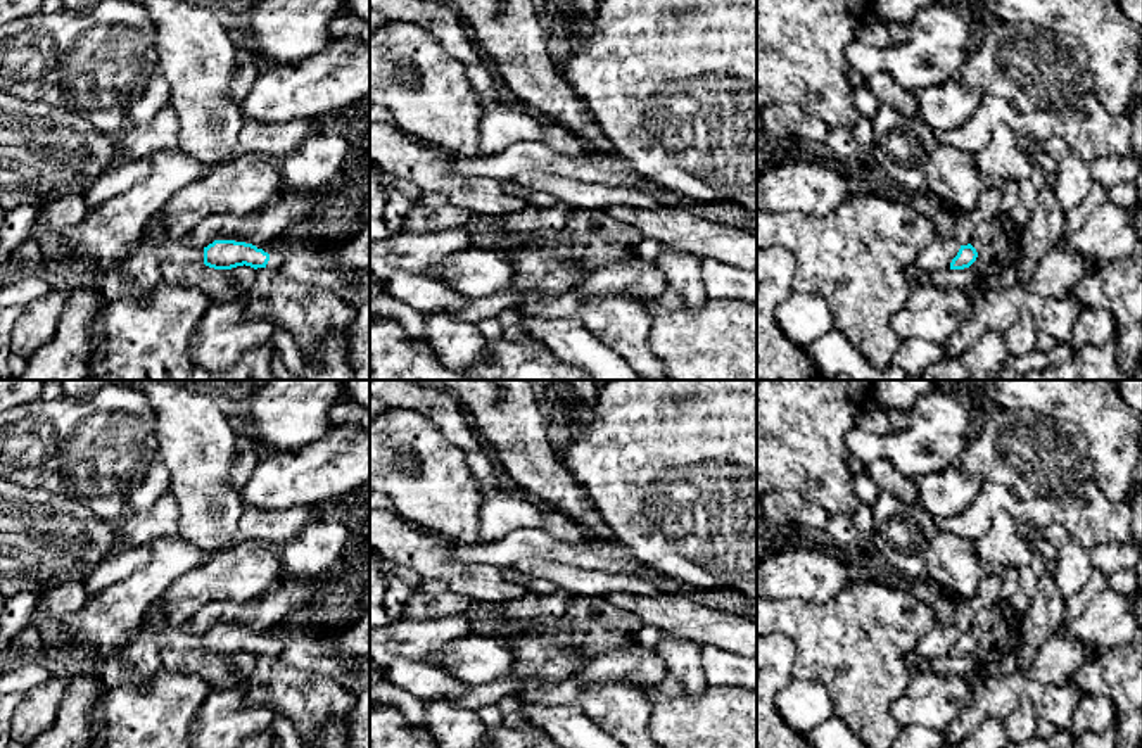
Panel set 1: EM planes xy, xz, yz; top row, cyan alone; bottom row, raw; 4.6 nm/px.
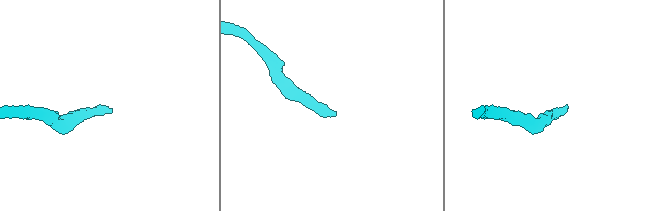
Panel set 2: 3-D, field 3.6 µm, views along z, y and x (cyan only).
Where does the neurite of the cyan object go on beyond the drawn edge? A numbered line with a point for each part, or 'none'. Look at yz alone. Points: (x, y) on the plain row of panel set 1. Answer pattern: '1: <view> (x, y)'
1: yz (985, 617)

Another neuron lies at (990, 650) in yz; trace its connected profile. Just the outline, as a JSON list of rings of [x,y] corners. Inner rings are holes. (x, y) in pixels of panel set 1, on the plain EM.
[[[997,599],[993,603],[997,610],[995,622],[992,629],[983,634],[983,637],[969,655],[924,660],[914,651],[907,656],[910,670],[914,674],[929,672],[938,675],[973,675],[978,670],[983,670],[988,675],[999,674],[1004,656],[1011,650],[1019,653],[1021,637],[1016,637],[1009,629],[1009,605],[1002,599]]]

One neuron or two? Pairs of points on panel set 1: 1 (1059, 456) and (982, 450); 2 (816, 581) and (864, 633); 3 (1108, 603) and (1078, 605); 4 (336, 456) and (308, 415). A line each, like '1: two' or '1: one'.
1: one
2: two
3: two
4: two

